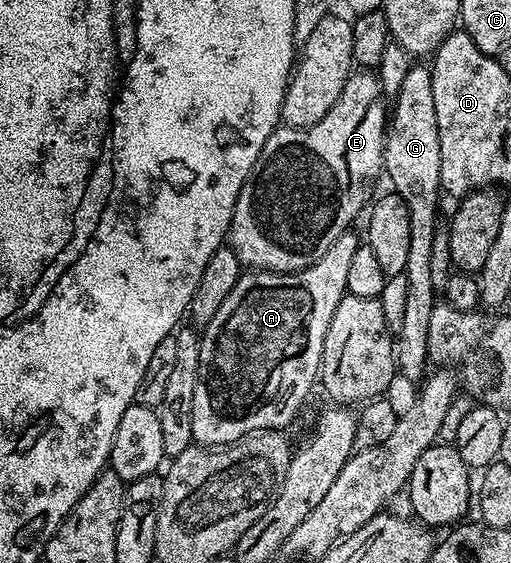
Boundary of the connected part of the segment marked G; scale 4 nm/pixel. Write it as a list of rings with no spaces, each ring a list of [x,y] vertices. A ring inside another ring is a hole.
[[[414,65],[410,73],[406,73],[406,81],[402,81],[402,89],[394,97],[390,107],[390,118],[386,123],[384,136],[384,166],[383,174],[388,175],[392,182],[391,190],[402,197],[406,209],[410,213],[410,253],[406,257],[406,269],[403,277],[407,281],[406,313],[402,317],[402,325],[394,339],[396,352],[396,370],[401,376],[420,381],[425,378],[430,367],[428,350],[426,349],[426,332],[430,330],[430,313],[438,299],[438,289],[434,281],[430,281],[430,249],[434,245],[434,233],[438,230],[436,209],[440,205],[440,142],[438,141],[438,113],[434,113],[434,93],[432,92],[432,73],[427,66]]]

